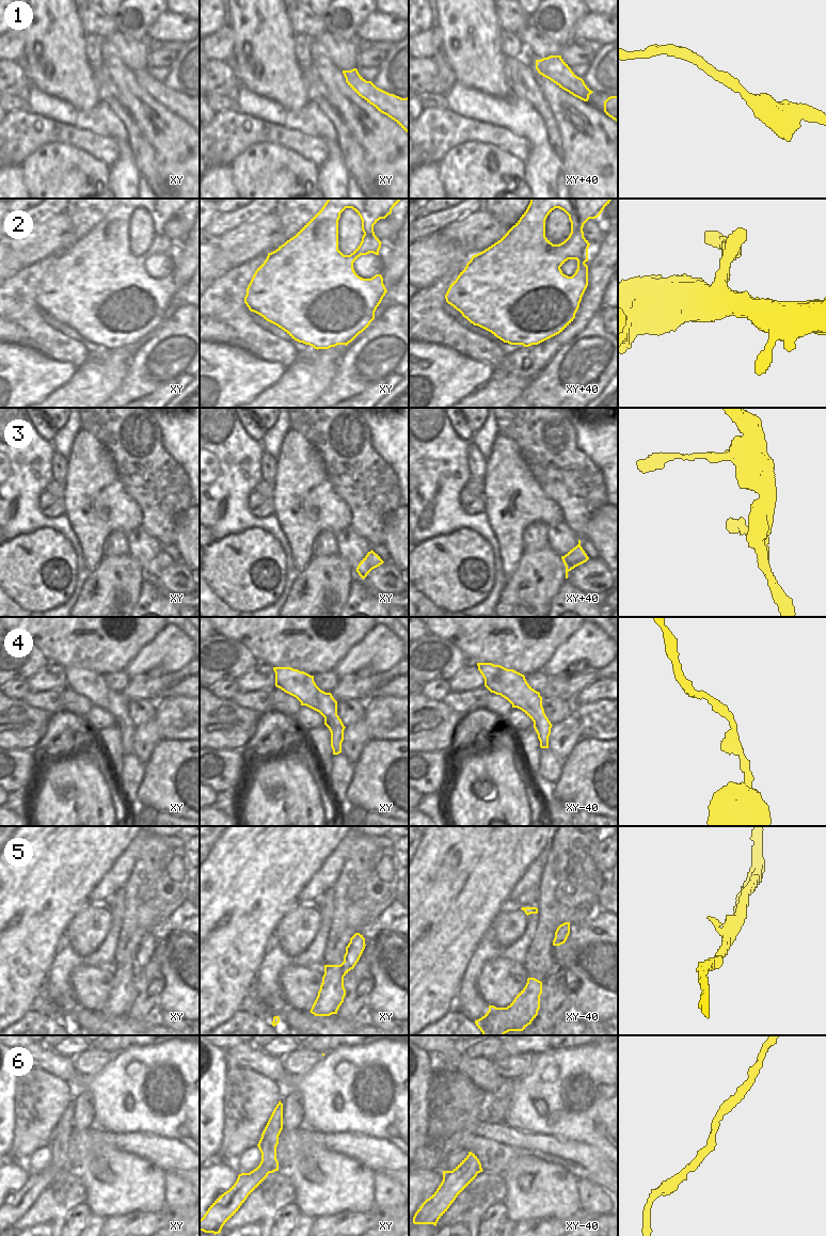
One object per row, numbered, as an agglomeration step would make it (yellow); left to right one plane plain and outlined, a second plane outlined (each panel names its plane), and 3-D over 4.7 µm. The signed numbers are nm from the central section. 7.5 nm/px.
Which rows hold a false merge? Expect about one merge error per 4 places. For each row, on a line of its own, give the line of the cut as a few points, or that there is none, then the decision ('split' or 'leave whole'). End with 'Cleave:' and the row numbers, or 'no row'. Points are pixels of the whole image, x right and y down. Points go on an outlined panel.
1: cut none; leave whole
2: cut none; leave whole
3: cut none; leave whole
4: cut none; leave whole
5: cut none; leave whole
6: cut none; leave whole
Cleave: no row

